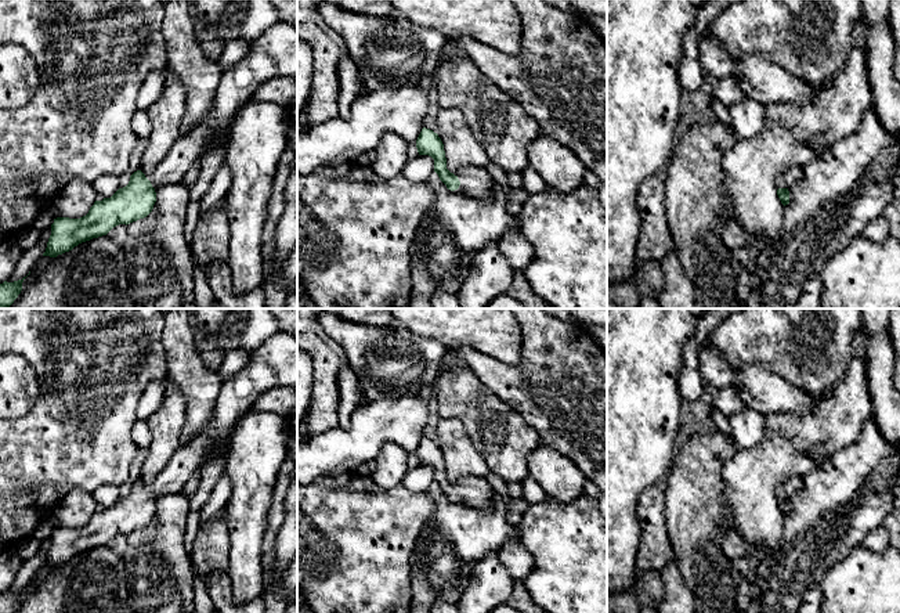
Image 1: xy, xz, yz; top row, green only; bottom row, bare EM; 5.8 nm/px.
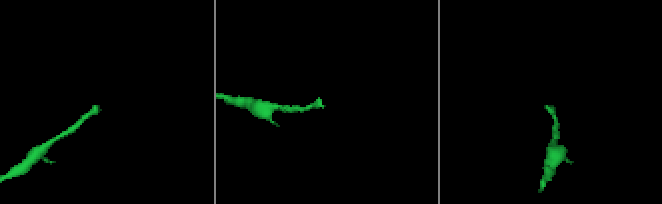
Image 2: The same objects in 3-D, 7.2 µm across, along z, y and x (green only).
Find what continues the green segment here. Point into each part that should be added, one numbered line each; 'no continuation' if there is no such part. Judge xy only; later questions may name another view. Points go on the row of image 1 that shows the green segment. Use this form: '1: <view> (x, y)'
1: xy (274, 54)

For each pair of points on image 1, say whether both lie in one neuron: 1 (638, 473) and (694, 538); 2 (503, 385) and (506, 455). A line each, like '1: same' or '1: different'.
1: different
2: different

